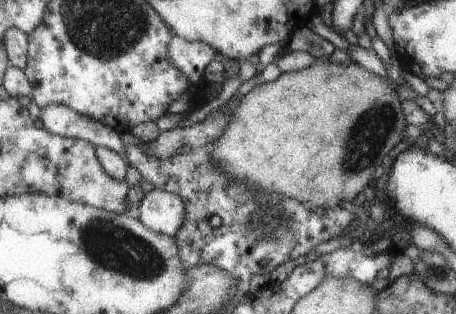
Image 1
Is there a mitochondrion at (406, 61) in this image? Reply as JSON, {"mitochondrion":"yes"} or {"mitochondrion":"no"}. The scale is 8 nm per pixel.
{"mitochondrion":"no"}

